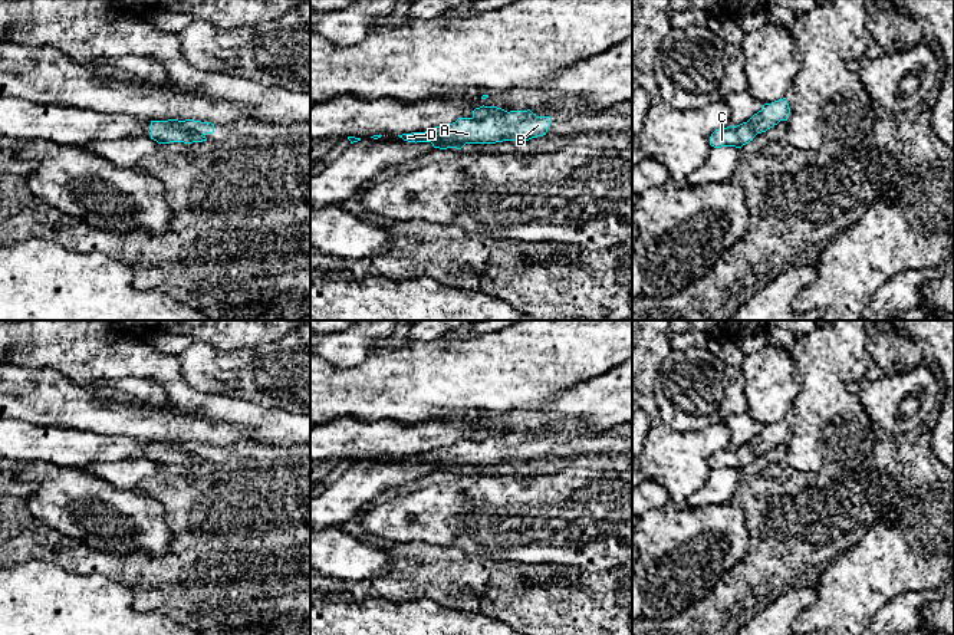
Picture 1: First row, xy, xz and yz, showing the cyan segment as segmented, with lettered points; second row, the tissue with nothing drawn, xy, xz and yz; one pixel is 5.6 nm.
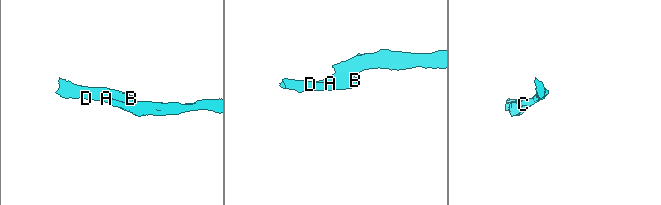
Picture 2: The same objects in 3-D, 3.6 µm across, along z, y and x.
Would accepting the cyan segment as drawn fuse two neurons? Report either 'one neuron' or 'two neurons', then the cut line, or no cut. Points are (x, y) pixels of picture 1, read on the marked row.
two neurons; cut xy (165, 121), (201, 135)

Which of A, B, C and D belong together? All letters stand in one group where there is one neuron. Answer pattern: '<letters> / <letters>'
A B D / C

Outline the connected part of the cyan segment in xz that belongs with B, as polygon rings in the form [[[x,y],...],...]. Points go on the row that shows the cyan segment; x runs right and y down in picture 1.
[[[530,109],[510,111],[484,119],[458,118],[445,126],[425,132],[398,135],[408,142],[431,142],[434,148],[461,149],[466,144],[496,144],[503,141],[529,141],[546,135],[550,116],[537,116]]]

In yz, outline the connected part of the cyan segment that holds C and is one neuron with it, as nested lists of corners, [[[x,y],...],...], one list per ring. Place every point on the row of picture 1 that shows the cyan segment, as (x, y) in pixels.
[[[743,122],[737,126],[727,126],[716,129],[710,136],[710,145],[714,148],[721,147],[736,147],[741,148],[743,145],[753,141],[756,134],[750,128],[749,122]]]

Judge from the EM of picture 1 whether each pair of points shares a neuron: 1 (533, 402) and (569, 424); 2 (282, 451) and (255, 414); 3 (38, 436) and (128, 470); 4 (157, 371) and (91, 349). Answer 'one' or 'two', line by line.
1: two
2: two
3: two
4: one

